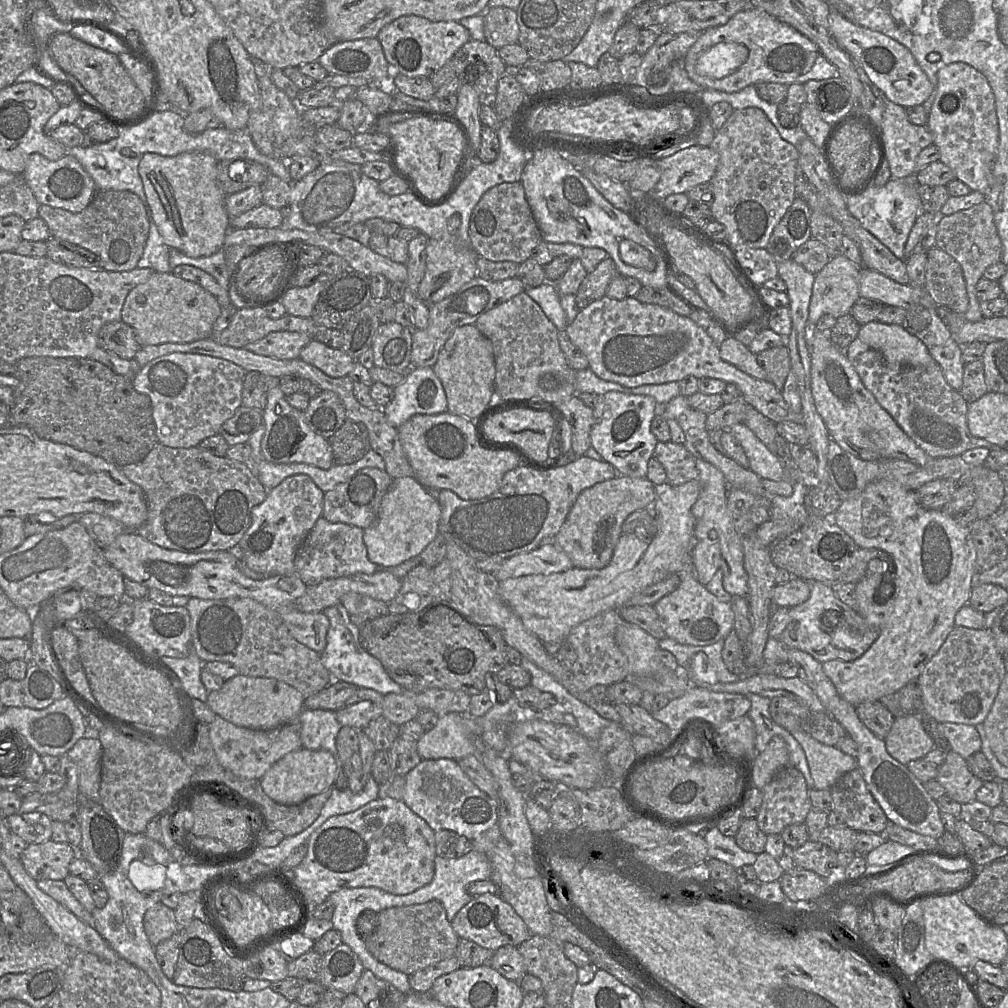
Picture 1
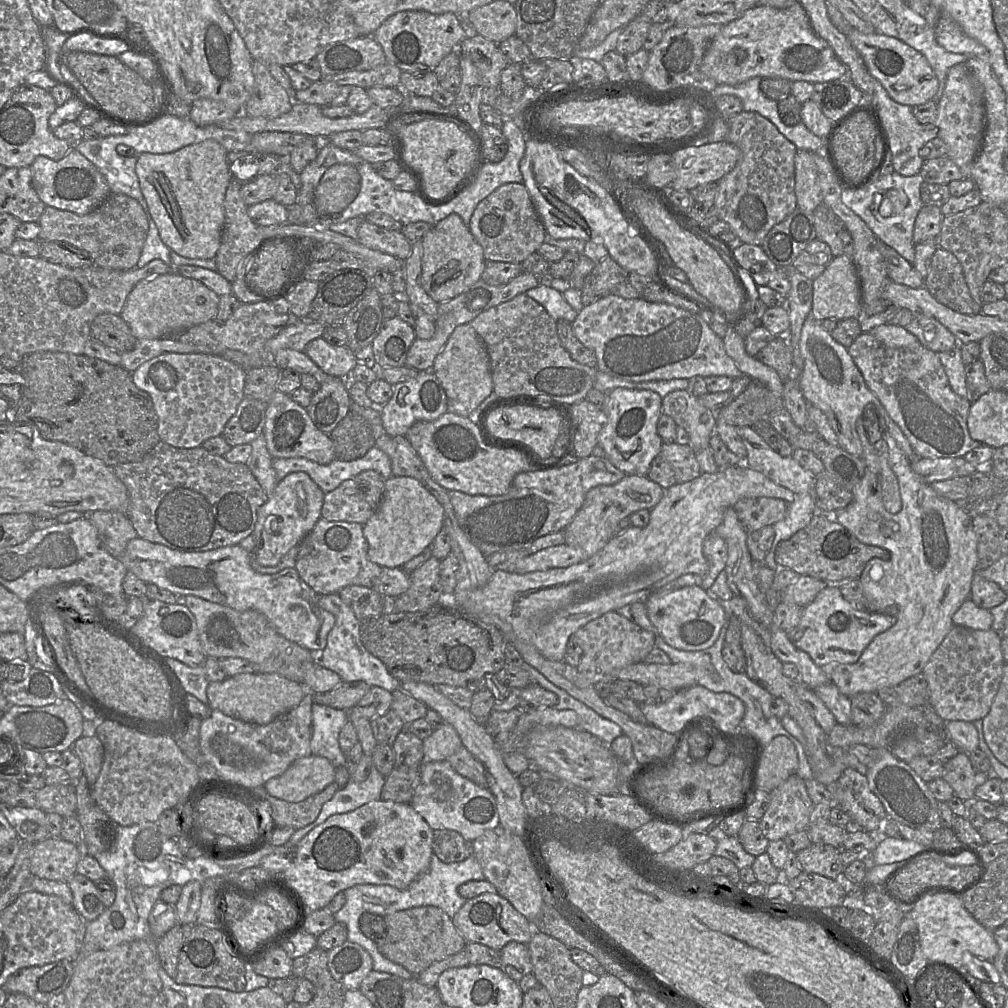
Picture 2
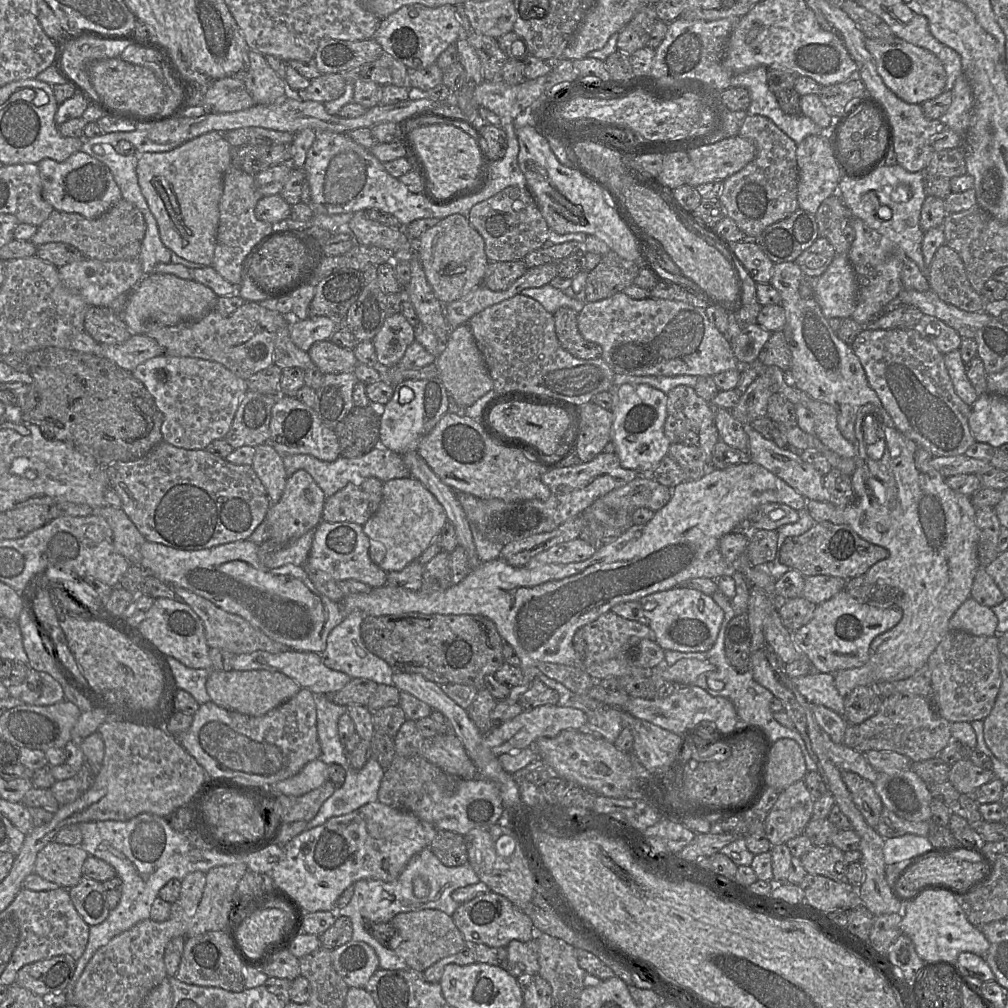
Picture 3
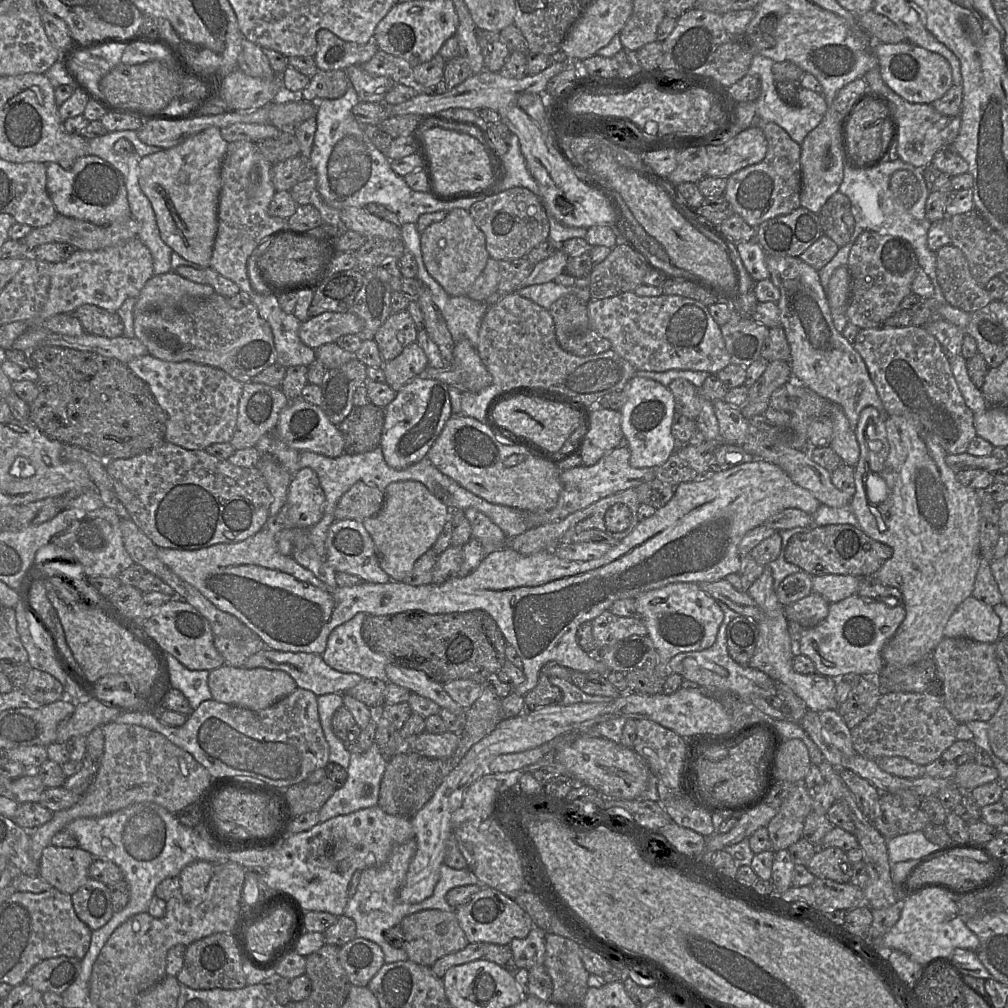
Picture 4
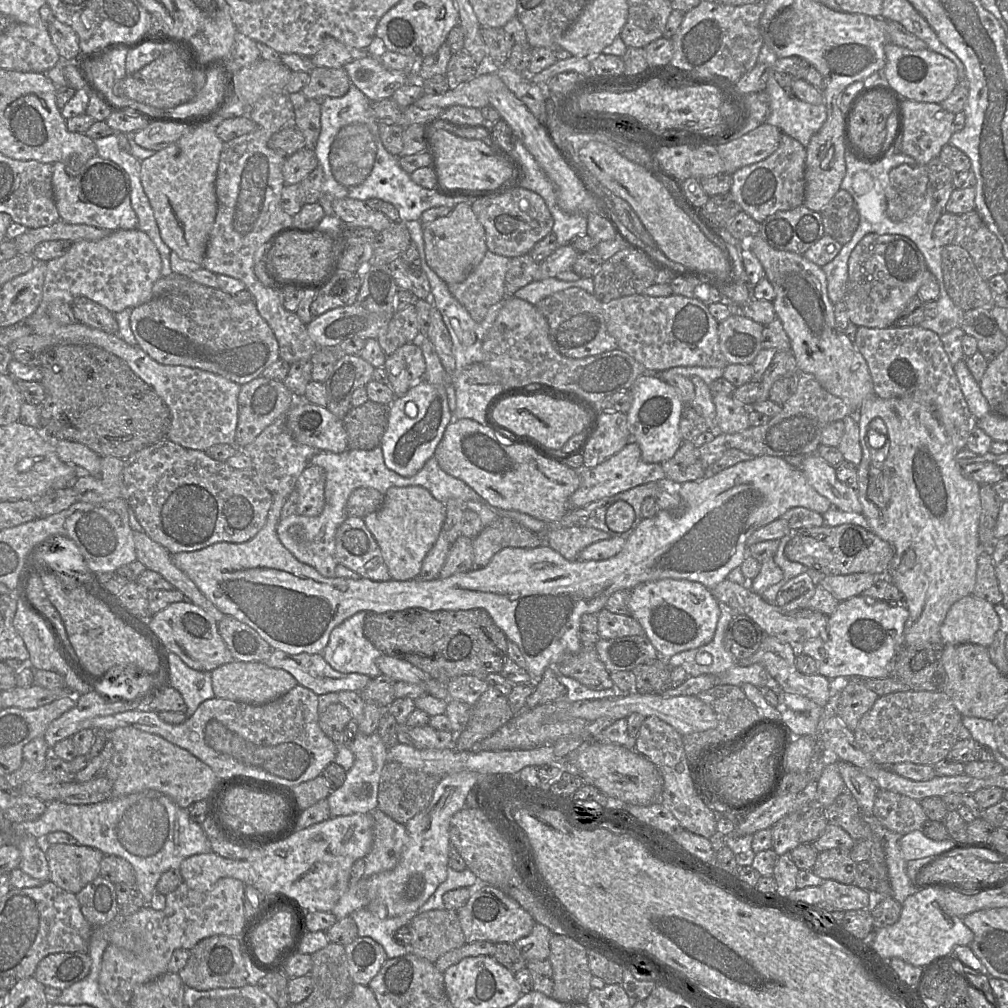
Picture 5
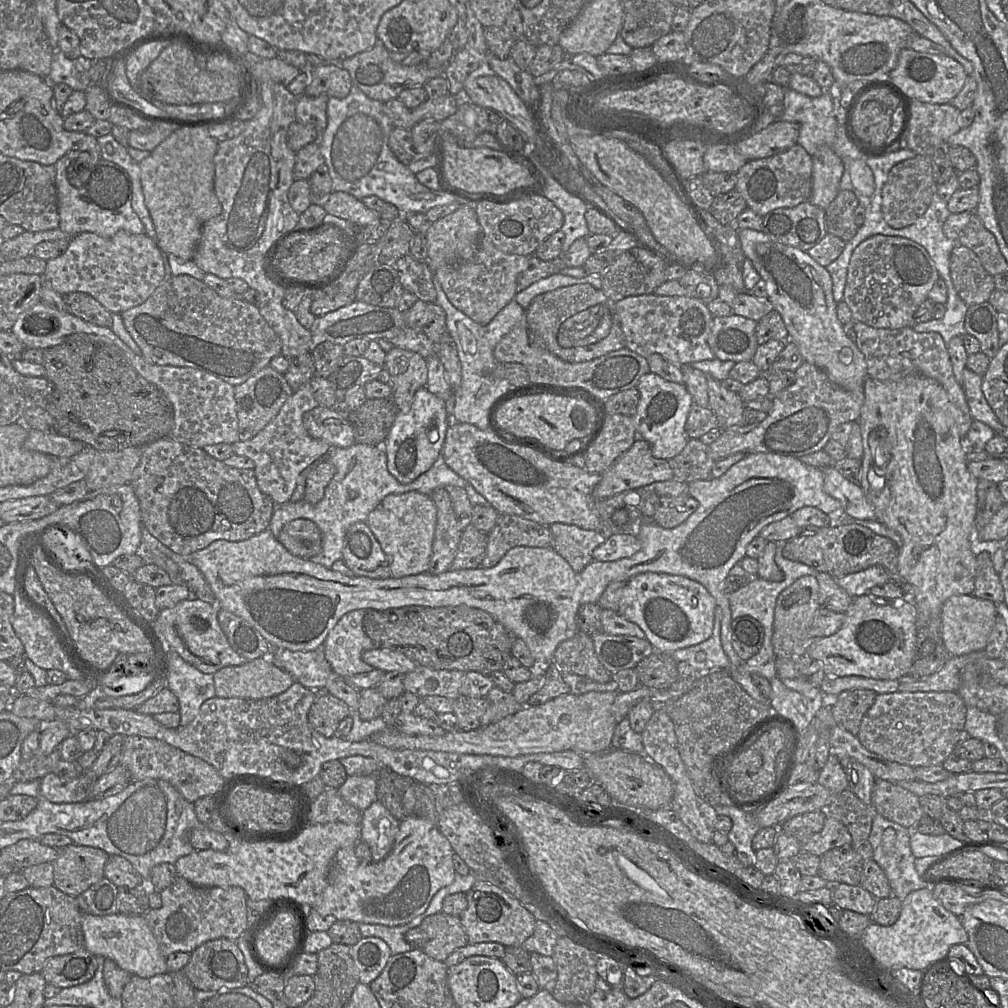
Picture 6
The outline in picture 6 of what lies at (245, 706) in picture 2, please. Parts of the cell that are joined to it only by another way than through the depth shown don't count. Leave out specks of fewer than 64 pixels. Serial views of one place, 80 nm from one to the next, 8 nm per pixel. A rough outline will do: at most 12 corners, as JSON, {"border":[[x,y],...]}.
{"border":[[271,654],[213,674],[217,697],[279,695],[295,682]]}

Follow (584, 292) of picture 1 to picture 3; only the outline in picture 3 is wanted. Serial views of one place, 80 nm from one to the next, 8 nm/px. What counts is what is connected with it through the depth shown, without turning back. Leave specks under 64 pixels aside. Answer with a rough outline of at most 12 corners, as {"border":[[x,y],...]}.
{"border":[[612,250],[587,275],[586,302],[634,283],[641,266]]}

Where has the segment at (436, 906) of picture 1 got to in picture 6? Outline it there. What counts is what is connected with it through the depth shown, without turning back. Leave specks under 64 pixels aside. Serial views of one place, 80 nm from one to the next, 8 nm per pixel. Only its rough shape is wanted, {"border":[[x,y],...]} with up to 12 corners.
{"border":[[459,916],[426,917],[421,949],[444,962],[469,943]]}

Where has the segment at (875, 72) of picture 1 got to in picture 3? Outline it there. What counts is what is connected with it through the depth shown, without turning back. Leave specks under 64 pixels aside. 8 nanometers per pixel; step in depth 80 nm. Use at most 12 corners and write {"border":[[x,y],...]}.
{"border":[[894,37],[866,38],[885,85],[922,104],[945,90],[942,62]]}

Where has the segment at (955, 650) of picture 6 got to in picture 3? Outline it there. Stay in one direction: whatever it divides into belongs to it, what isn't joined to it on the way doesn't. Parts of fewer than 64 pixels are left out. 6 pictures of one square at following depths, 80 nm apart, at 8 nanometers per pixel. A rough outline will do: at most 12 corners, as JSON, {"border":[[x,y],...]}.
{"border":[[969,597],[949,620],[949,630],[995,636],[990,607]]}

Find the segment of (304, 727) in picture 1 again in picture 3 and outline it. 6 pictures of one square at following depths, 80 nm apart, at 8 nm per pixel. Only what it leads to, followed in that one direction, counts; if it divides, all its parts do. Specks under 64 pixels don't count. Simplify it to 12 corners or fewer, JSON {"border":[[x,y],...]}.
{"border":[[313,695],[319,759],[346,770],[349,754],[338,735],[347,706]]}

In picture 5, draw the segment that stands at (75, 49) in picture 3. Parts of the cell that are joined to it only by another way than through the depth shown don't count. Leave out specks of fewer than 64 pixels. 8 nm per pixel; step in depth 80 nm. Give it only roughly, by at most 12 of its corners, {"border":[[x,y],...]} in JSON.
{"border":[[124,46],[78,56],[91,88],[112,101],[115,82],[126,76]]}

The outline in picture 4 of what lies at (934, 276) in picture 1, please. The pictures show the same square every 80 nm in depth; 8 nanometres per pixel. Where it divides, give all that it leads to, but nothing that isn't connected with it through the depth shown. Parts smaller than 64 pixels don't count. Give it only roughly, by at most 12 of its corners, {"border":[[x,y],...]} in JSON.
{"border":[[962,250],[936,252],[946,301],[973,313],[993,301],[974,279]]}

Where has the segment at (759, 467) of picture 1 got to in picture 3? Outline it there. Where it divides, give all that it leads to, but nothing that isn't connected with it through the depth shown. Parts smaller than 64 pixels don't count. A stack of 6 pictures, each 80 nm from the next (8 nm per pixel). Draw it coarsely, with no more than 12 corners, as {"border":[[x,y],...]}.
{"border":[[747,427],[754,462],[806,500],[829,502],[821,475],[799,452]]}

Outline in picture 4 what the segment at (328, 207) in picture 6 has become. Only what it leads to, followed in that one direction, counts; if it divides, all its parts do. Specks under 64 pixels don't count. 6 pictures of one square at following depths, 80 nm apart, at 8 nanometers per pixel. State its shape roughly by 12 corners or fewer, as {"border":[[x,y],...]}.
{"border":[[365,207],[340,210],[345,229],[366,238],[401,239],[400,227]]}

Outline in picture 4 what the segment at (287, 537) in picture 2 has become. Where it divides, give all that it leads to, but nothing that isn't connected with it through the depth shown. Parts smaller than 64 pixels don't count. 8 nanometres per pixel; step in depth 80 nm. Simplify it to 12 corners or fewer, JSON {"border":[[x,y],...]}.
{"border":[[311,468],[290,481],[286,528],[306,530],[325,510]]}

